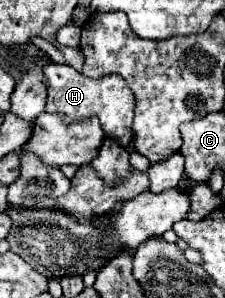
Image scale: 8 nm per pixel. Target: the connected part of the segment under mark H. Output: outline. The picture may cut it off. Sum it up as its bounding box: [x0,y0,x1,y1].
[44,64,134,148]

